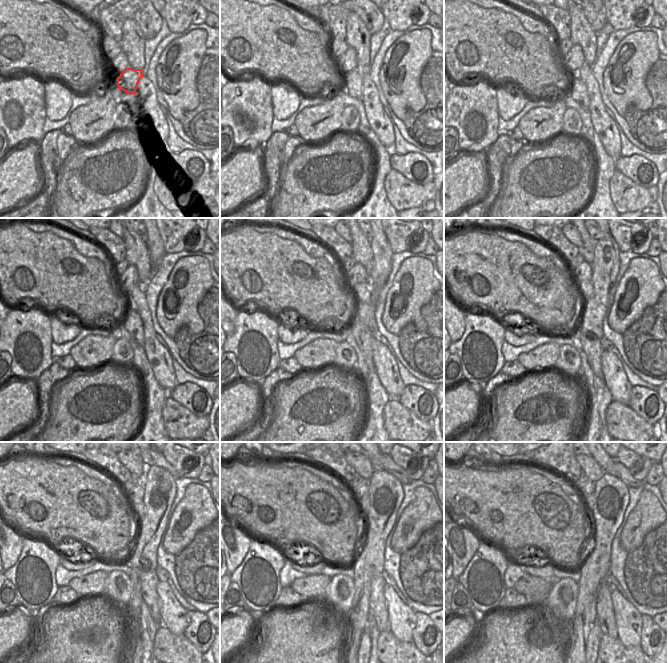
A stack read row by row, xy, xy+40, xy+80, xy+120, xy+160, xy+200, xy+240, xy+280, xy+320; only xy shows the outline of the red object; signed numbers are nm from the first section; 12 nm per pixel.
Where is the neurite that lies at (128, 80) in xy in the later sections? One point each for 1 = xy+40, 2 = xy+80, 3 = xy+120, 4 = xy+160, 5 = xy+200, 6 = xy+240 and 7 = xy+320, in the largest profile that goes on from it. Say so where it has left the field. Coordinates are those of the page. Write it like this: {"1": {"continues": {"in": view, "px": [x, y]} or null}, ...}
{"1": {"continues": {"in": "xy+40", "px": [353, 80]}}, "2": {"continues": {"in": "xy+80", "px": [578, 92]}}, "3": {"continues": {"in": "xy+120", "px": [133, 323]}}, "4": {"continues": {"in": "xy+160", "px": [363, 335]}}, "5": {"continues": {"in": "xy+200", "px": [592, 346]}}, "6": {"continues": {"in": "xy+240", "px": [149, 579]}}, "7": {"continues": {"in": "xy+320", "px": [605, 612]}}}

